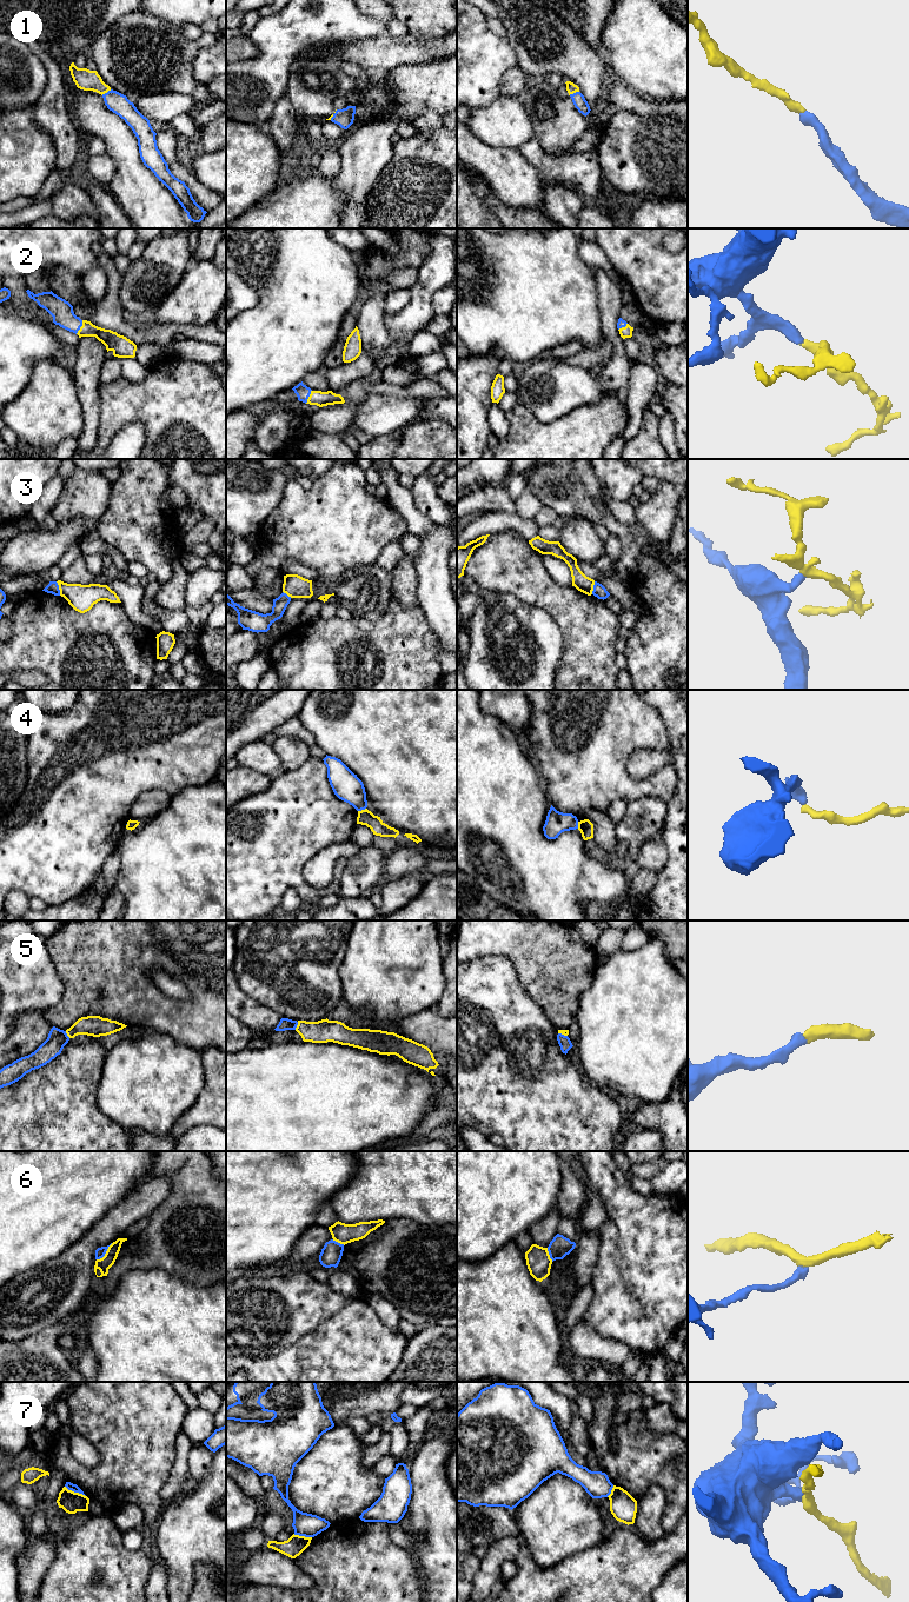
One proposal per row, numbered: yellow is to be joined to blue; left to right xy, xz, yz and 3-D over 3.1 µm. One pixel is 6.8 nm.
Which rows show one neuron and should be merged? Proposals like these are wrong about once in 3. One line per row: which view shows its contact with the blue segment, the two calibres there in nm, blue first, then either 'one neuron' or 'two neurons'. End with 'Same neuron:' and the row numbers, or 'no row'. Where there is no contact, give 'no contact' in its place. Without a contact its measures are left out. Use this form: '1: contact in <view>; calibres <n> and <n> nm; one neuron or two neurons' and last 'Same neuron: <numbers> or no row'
1: contact in yz; calibres 90 and 70 nm; one neuron
2: contact in xy; calibres 150 and 120 nm; one neuron
3: contact in xy; calibres 80 and 180 nm; two neurons
4: contact in xz; calibres 190 and 110 nm; two neurons
5: contact in xz; calibres 80 and 160 nm; one neuron
6: contact in xy; calibres 70 and 90 nm; two neurons
7: contact in xy; calibres 50 and 150 nm; two neurons
Same neuron: 1, 2, 5

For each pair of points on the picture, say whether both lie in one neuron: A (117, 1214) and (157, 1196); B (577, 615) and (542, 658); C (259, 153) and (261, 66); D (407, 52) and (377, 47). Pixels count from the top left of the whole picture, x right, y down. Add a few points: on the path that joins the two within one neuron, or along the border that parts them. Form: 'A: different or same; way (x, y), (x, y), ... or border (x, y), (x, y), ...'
A: same; way (126, 1214), (147, 1196)
B: different; border (545, 611), (562, 636), (558, 662)
C: different; border (238, 120), (266, 126)
D: same; way (400, 51), (384, 51)

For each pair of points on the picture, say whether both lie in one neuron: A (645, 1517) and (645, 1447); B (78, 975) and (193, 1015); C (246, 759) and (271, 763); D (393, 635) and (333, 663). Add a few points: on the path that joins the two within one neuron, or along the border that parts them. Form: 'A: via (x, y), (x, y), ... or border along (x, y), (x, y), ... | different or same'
A: border along (651, 1484), (665, 1495), (661, 1516) | different
B: via (106, 975), (134, 1001), (154, 1011), (165, 1014) | same
C: via (252, 759), (265, 760) | same
D: via (378, 650), (372, 656), (358, 656), (349, 662) | same

